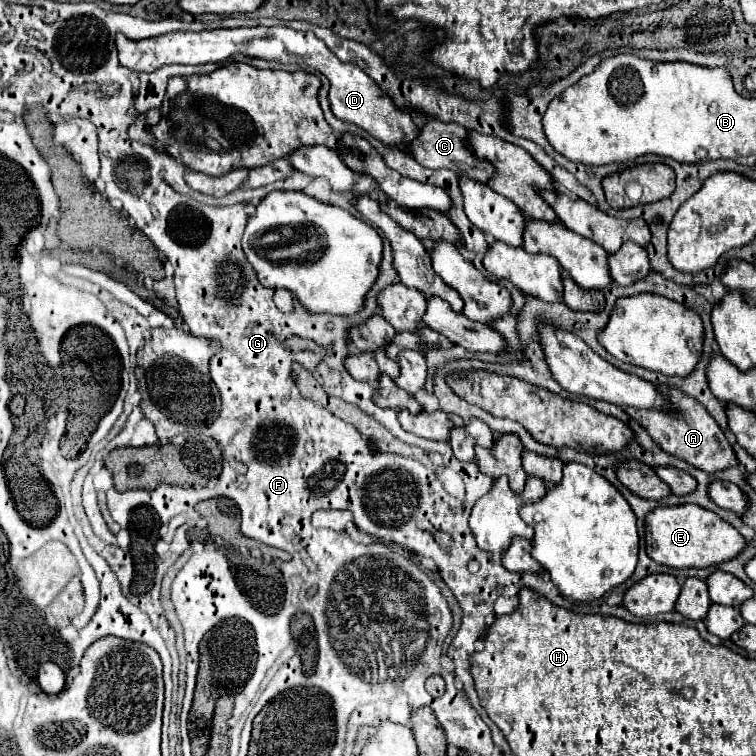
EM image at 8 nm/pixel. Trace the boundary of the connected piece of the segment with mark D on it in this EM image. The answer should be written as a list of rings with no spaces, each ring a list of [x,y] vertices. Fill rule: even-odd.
[[[241,27],[241,29],[215,29],[215,31],[175,31],[165,33],[159,37],[143,39],[143,41],[131,41],[117,35],[117,51],[119,61],[123,67],[143,73],[143,71],[155,71],[169,63],[181,63],[181,65],[199,65],[199,63],[223,63],[229,57],[243,53],[247,57],[265,59],[273,63],[287,63],[287,65],[305,65],[307,69],[315,69],[321,75],[325,75],[331,83],[329,91],[329,103],[331,111],[337,119],[353,123],[361,129],[365,129],[369,135],[373,135],[377,141],[381,141],[385,147],[409,151],[409,145],[419,137],[419,127],[413,123],[407,111],[397,109],[391,99],[367,77],[357,65],[341,63],[329,49],[319,41],[313,33],[307,31],[295,31],[289,27]]]

